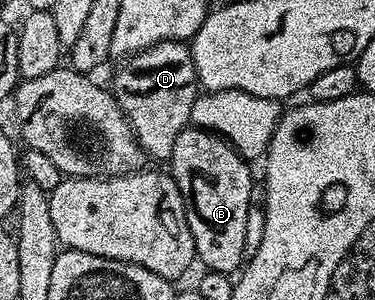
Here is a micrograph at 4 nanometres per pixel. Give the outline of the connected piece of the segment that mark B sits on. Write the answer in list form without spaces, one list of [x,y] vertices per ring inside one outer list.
[[[188,127],[184,131],[180,131],[180,135],[176,135],[176,143],[172,147],[172,155],[168,159],[168,172],[174,178],[176,187],[180,187],[180,195],[184,199],[184,207],[188,215],[188,227],[194,236],[194,251],[199,262],[203,261],[206,264],[205,268],[212,273],[229,273],[237,274],[244,265],[244,231],[248,228],[248,207],[252,203],[250,192],[254,189],[254,181],[250,178],[251,166],[246,158],[241,157],[238,152],[230,145],[230,142],[225,137],[218,136],[217,133],[212,133],[208,129],[200,129],[197,127]]]

